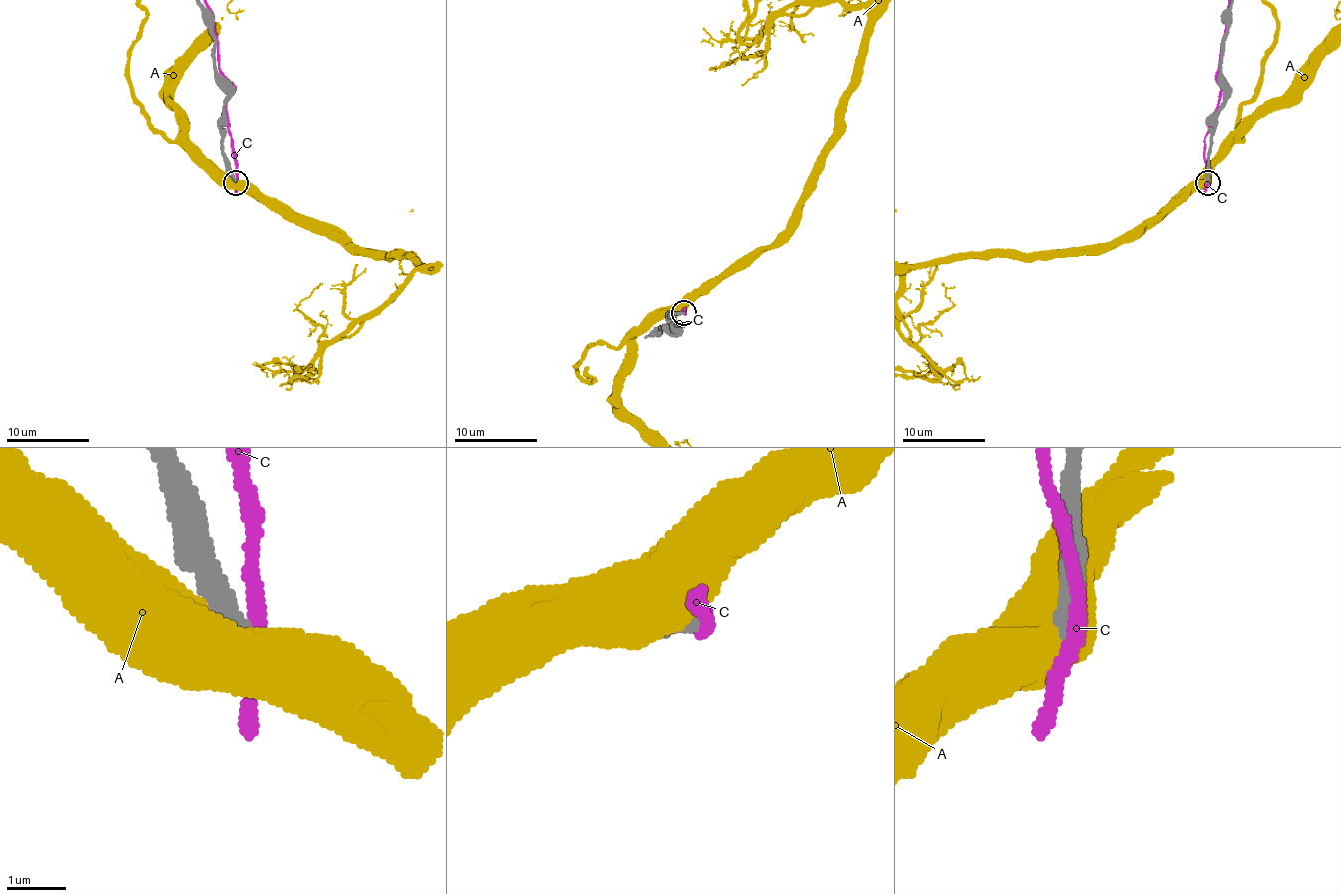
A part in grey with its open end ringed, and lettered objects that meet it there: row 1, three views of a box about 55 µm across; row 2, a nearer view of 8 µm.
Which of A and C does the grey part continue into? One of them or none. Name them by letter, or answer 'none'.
none

